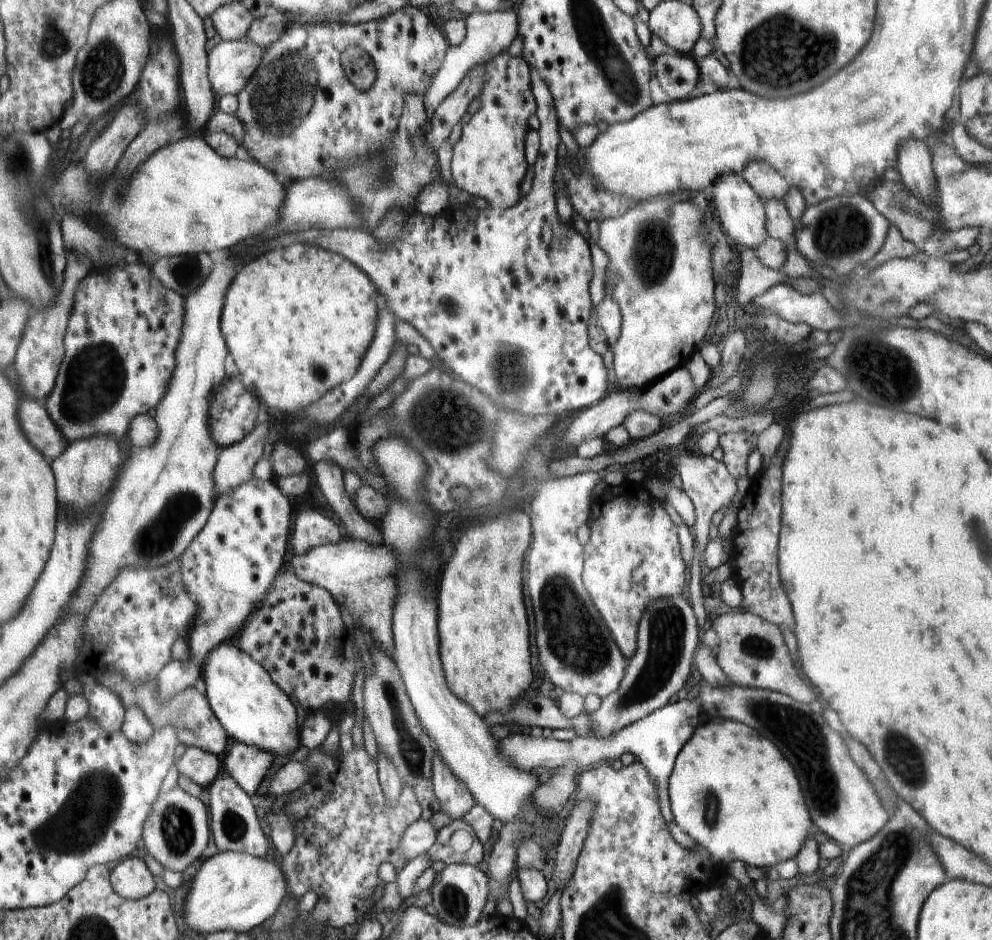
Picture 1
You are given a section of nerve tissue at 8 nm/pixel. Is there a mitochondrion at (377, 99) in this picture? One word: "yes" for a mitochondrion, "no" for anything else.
no

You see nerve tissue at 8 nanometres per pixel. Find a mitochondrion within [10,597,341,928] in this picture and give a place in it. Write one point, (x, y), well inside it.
(100, 796)

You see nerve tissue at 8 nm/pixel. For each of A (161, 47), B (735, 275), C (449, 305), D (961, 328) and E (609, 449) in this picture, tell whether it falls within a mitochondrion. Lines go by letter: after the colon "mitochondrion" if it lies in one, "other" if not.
A: other
B: other
C: mitochondrion
D: other
E: other

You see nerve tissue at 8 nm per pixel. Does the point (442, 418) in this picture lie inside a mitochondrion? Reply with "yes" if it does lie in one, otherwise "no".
yes

